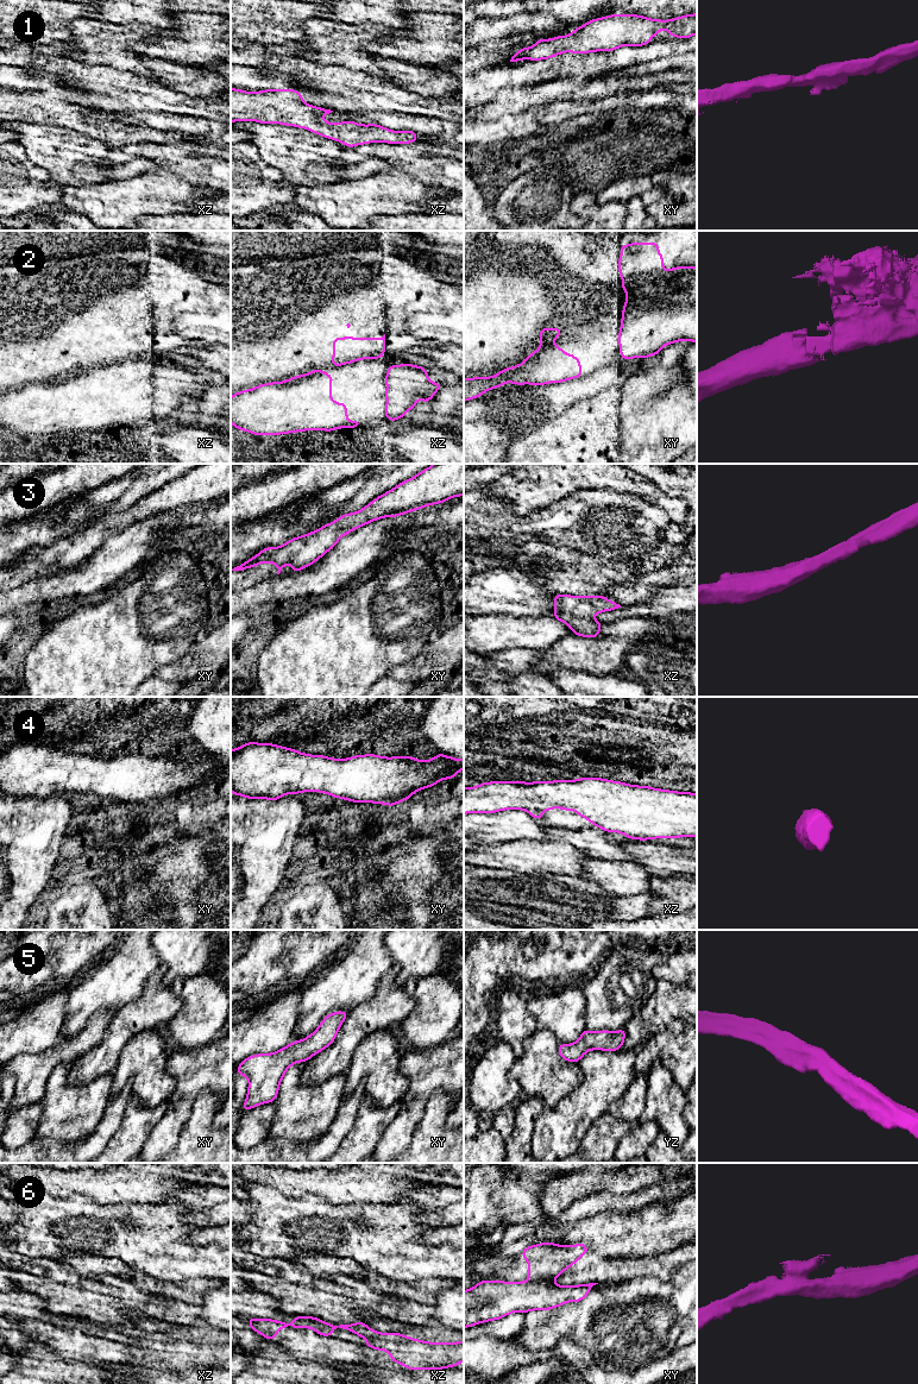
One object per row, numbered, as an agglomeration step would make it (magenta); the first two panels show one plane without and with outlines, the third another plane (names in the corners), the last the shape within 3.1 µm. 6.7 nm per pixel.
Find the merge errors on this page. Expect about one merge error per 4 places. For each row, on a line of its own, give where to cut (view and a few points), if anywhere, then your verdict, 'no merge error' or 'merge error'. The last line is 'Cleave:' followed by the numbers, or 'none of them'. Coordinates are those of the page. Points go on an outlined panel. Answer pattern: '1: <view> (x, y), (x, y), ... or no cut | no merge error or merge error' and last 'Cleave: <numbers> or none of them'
1: no cut | no merge error
2: no cut | no merge error
3: no cut | no merge error
4: no cut | no merge error
5: no cut | no merge error
6: xy (527, 1281), (552, 1282) | merge error
Cleave: 6

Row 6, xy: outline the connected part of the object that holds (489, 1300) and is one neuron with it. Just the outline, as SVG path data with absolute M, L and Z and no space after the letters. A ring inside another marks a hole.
M480 1281L472 1289L464 1290L464 1328L499 1320L514 1311L549 1310L567 1302L580 1302L596 1284L598 1283L565 1287L553 1282Z

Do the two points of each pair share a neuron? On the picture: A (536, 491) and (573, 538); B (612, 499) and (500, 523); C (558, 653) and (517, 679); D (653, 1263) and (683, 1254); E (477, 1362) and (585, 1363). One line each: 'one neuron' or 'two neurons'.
A: two neurons
B: one neuron
C: two neurons
D: one neuron
E: one neuron

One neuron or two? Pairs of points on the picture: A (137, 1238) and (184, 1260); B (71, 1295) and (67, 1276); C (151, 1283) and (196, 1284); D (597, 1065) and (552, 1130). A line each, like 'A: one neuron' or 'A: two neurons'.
A: one neuron
B: two neurons
C: one neuron
D: one neuron

